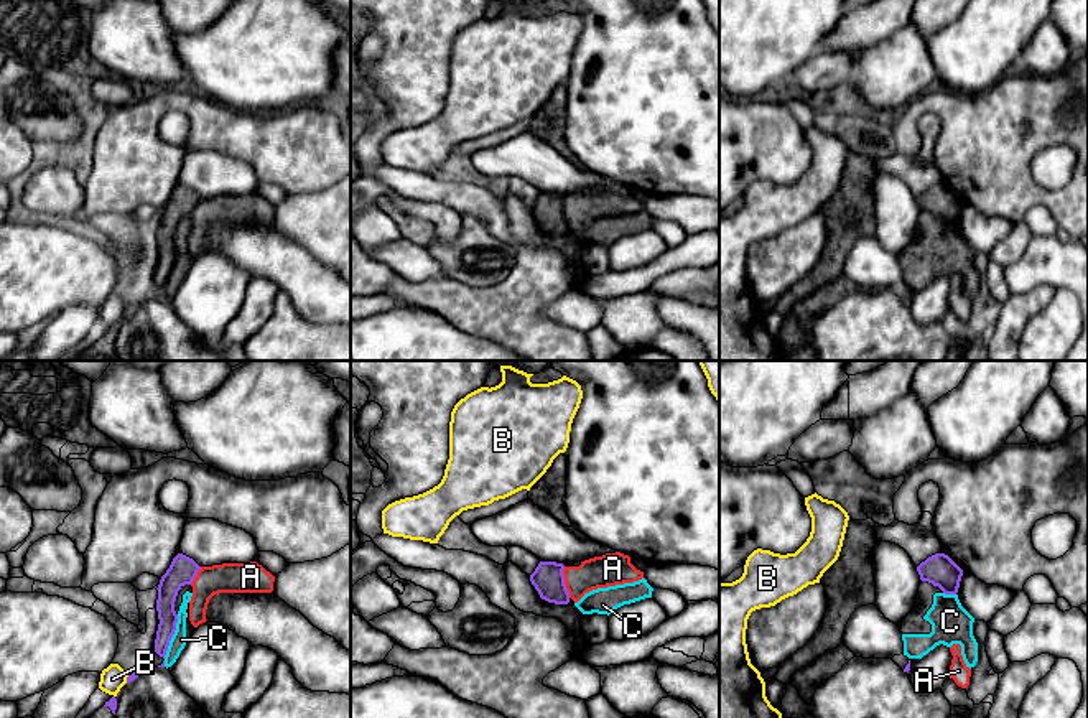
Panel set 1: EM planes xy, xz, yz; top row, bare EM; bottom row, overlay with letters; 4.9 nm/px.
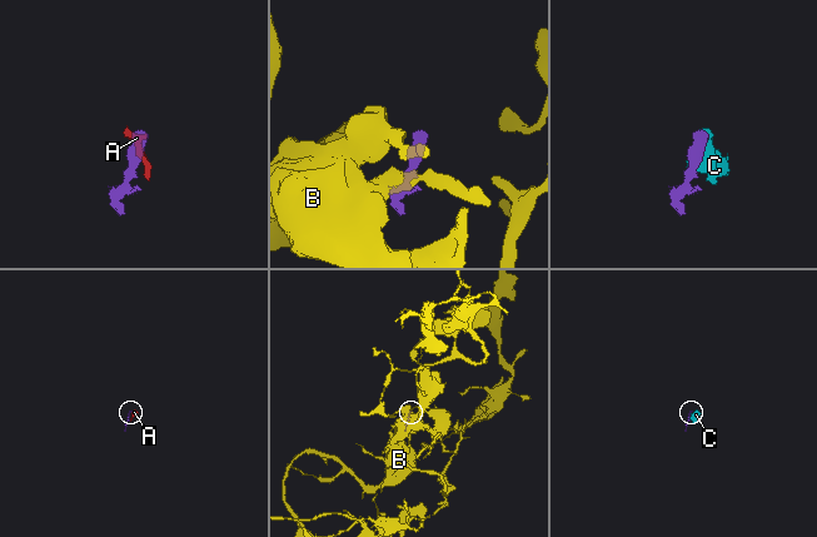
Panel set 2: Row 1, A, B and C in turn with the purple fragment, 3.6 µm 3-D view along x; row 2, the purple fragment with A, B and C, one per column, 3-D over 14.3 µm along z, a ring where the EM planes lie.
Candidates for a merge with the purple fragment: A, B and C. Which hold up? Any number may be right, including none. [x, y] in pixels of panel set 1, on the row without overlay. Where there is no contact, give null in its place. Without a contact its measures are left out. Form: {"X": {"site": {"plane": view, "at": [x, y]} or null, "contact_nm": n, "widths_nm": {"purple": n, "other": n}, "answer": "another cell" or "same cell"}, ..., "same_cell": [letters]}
{"A": {"site": {"plane": "xz", "at": [563, 213]}, "contact_nm": 160, "widths_nm": {"purple": 160, "other": 160}, "answer": "another cell"}, "B": {"site": {"plane": "xy", "at": [127, 310]}, "contact_nm": 40, "widths_nm": {"purple": 40, "other": 120}, "answer": "another cell"}, "C": {"site": {"plane": "xy", "at": [172, 267]}, "contact_nm": 220, "widths_nm": {"purple": 100, "other": 80}, "answer": "another cell"}, "same_cell": []}

